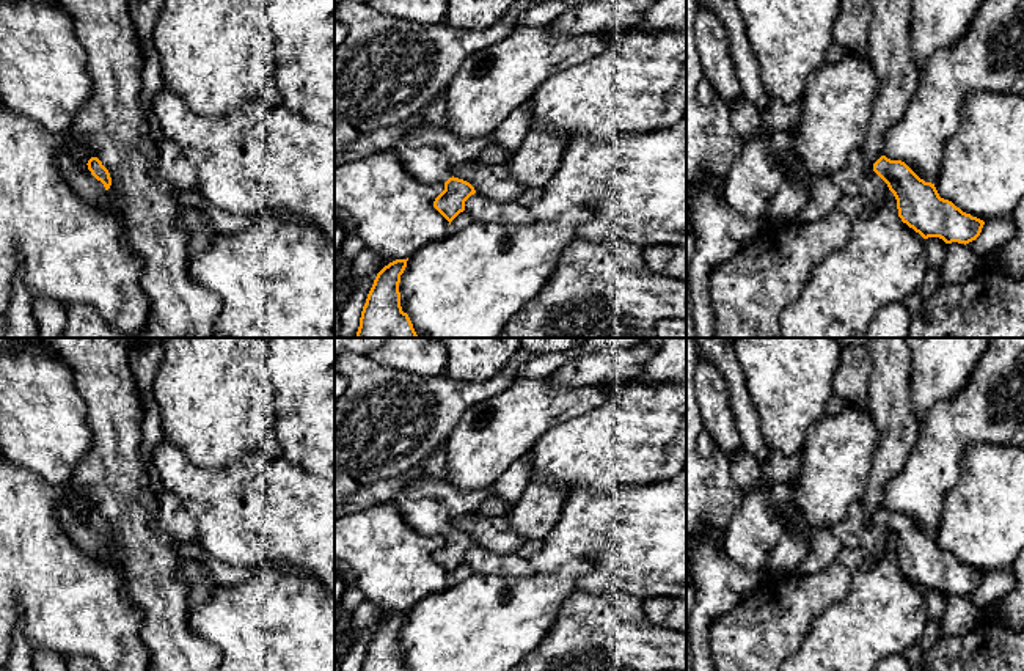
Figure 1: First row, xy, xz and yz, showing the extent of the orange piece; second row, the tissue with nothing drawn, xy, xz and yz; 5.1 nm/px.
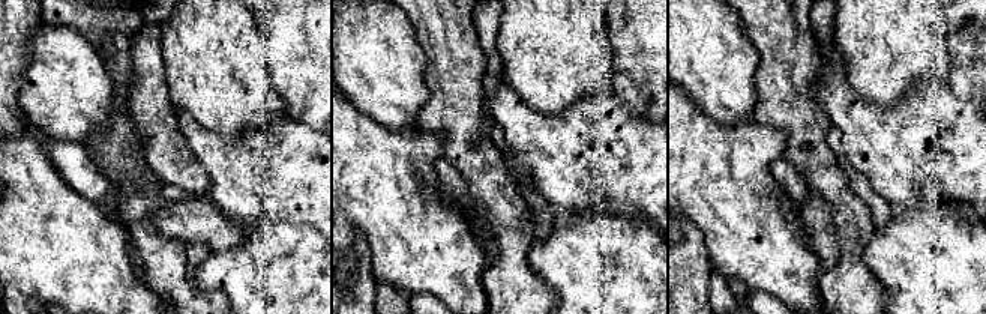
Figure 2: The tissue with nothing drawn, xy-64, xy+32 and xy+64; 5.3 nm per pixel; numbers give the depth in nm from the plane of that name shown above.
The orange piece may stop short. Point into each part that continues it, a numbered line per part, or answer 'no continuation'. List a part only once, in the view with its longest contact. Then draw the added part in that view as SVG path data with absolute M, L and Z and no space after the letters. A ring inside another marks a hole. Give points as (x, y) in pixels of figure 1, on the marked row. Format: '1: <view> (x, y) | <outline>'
1: xy (77, 175) | M69 152L60 156L60 167L64 179L83 200L96 206L107 204L107 190L101 181L97 181L88 165L80 163Z

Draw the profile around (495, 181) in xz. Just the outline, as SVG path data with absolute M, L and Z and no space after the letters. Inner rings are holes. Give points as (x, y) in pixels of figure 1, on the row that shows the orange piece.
M463 162L452 168L452 176L470 182L476 192L496 201L517 201L525 190L506 165Z

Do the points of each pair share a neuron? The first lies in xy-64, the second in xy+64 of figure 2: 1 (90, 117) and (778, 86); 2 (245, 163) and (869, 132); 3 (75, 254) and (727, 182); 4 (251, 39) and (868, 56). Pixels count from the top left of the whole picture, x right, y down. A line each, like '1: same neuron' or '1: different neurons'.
1: different neurons
2: same neuron
3: same neuron
4: same neuron

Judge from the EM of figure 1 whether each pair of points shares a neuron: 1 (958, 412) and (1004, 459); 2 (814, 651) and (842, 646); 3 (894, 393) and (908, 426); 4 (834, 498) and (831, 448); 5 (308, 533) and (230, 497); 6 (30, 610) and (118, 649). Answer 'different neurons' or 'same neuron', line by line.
1: different neurons
2: same neuron
3: same neuron
4: same neuron
5: same neuron
6: same neuron

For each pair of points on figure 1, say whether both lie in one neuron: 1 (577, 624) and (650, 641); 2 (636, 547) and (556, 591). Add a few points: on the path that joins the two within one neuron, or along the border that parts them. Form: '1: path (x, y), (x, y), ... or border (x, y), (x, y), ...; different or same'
1: path (596, 638), (599, 641), (632, 641); same
2: border (589, 569), (577, 579), (574, 590); different

